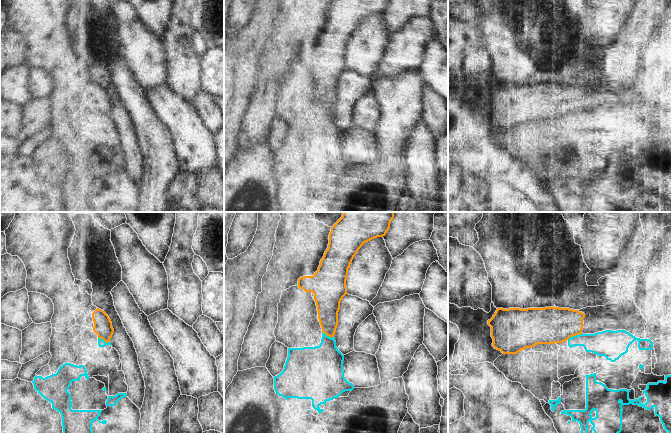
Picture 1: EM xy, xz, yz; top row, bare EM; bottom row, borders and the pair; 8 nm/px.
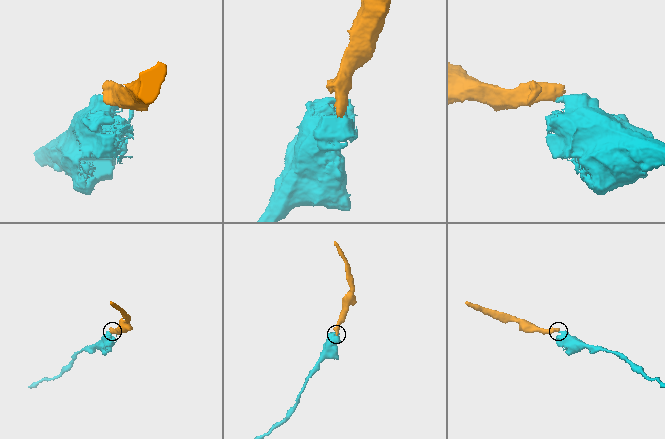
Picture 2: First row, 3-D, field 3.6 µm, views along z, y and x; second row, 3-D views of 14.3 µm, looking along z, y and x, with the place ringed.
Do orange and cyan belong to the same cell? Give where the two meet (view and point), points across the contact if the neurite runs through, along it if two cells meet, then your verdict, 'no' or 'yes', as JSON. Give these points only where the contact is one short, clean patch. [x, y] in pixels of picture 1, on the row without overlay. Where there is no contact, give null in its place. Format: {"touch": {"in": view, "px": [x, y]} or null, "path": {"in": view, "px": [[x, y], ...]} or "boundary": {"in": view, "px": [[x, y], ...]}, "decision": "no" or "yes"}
{"touch": {"in": "yz", "px": [574, 111]}, "boundary": {"in": "yz", "px": [[582, 109], [570, 112], [567, 115]]}, "decision": "no"}

